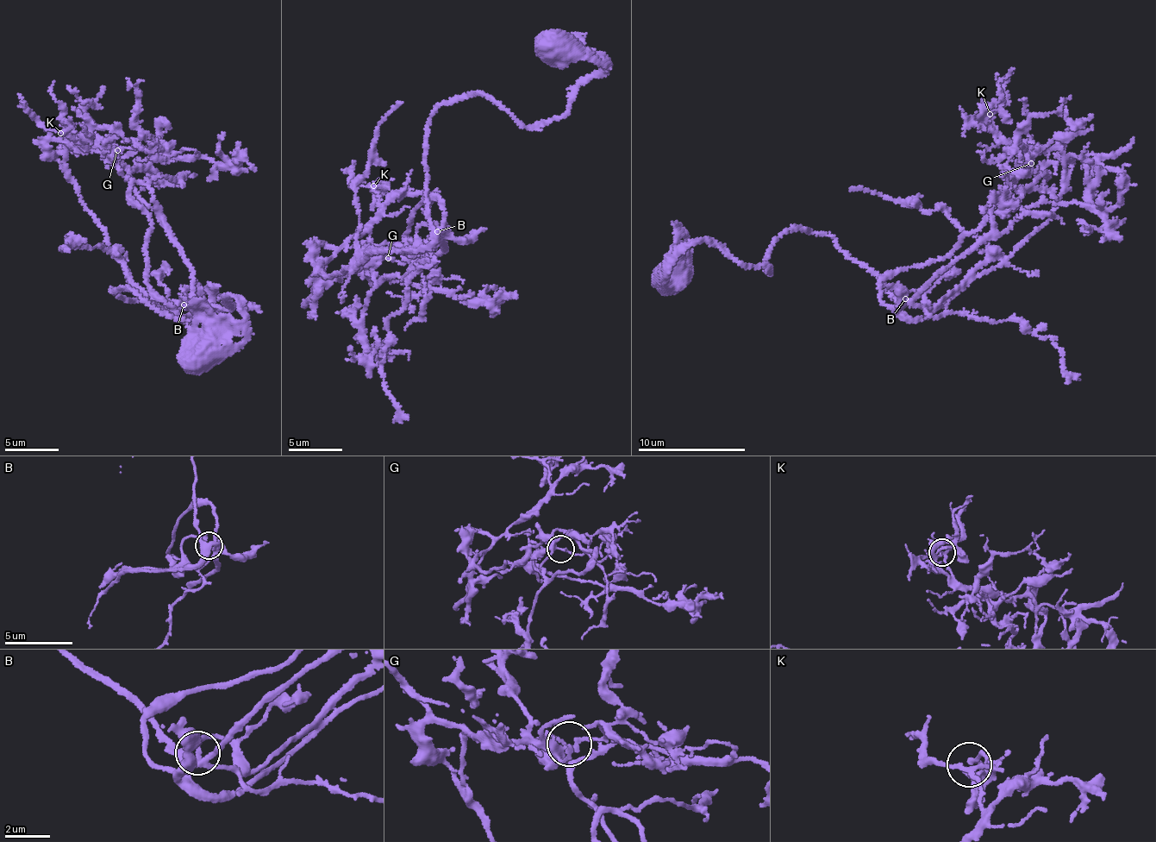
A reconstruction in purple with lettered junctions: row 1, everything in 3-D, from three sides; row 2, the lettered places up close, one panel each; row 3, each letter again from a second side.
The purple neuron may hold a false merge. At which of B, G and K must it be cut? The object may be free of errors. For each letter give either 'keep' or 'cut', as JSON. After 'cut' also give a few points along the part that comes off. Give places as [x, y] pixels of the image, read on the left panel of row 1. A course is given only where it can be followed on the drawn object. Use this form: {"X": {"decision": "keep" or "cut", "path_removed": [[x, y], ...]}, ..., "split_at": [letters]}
{"B": {"decision": "keep"}, "G": {"decision": "keep"}, "K": {"decision": "keep"}, "split_at": []}

